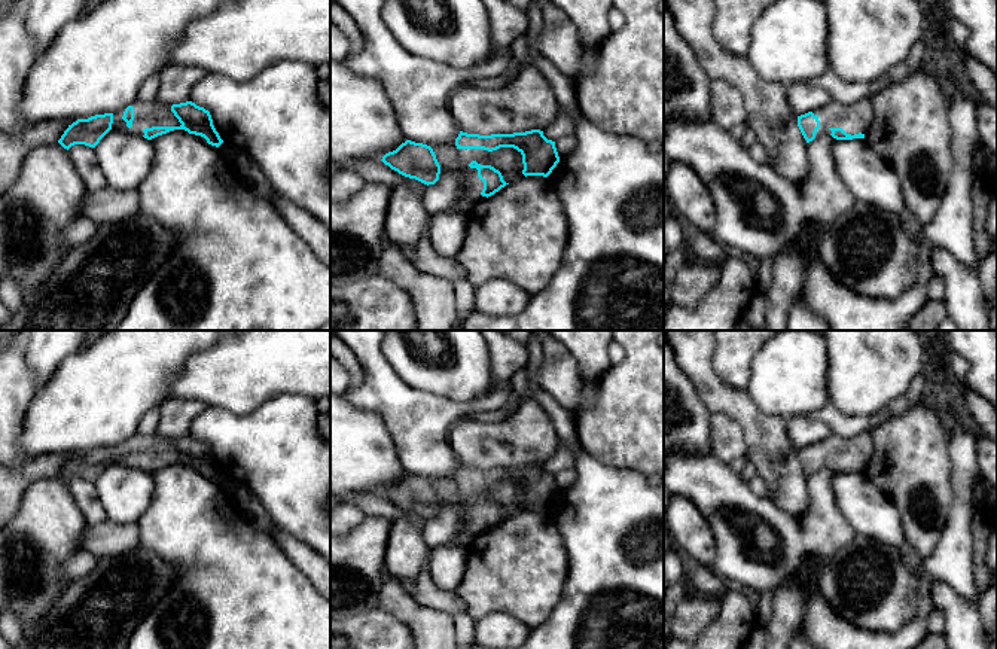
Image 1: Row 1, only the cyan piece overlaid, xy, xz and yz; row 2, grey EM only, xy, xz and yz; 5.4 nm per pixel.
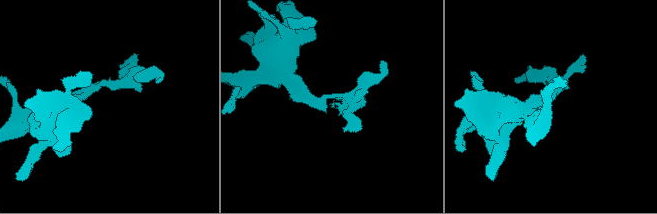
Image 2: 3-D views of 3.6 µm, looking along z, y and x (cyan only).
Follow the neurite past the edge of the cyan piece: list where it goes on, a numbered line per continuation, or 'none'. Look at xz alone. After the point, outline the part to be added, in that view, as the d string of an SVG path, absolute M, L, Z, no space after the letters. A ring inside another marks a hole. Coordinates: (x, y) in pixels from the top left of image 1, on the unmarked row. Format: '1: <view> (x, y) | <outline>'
1: xz (472, 518) | M457 482L457 490L464 497L463 509L461 509L463 528L446 545L469 548L472 540L478 534L487 531L487 530L481 528L481 525L484 522L484 515L478 511L478 503L469 500L469 497L472 494L476 494L481 499L487 499L485 497L487 487L488 487L488 484L484 484L484 482Z

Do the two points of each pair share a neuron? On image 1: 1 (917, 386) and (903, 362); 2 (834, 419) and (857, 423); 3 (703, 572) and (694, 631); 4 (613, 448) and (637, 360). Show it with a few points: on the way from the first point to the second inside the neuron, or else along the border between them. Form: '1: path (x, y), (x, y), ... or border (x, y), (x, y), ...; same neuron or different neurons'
1: border (920, 371), (909, 387), (889, 404); different neurons
2: path (840, 423), (851, 423); same neuron
3: border (689, 590), (719, 603), (717, 616), (700, 631); different neurons
4: path (630, 426), (637, 419), (637, 383); same neuron

